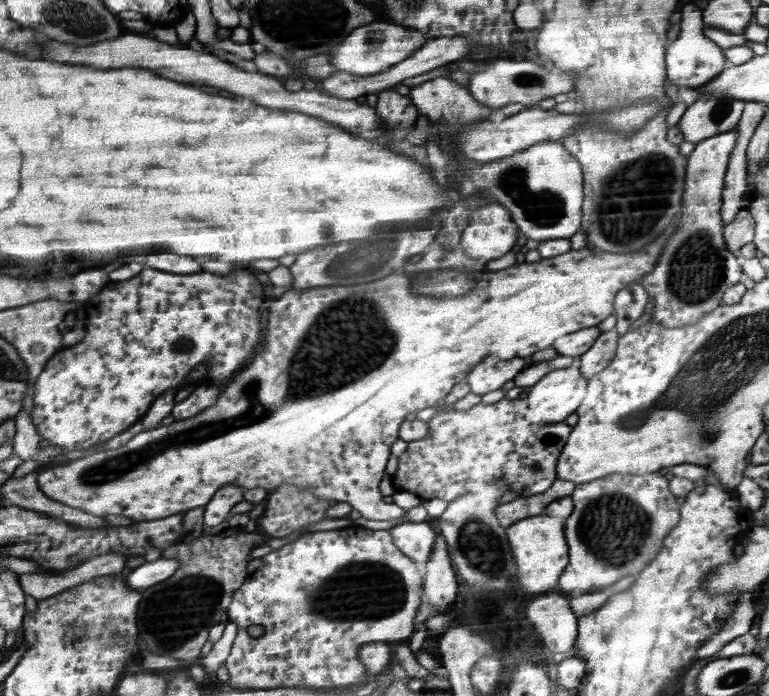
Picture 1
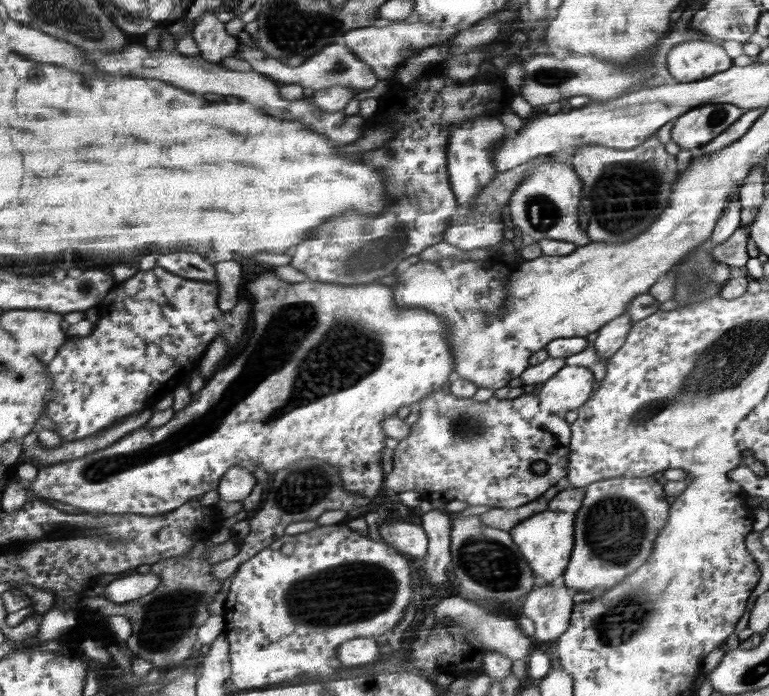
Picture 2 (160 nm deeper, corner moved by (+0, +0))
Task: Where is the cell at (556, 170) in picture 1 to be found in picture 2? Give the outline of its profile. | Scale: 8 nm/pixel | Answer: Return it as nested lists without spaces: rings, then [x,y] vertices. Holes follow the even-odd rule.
[[[556,153],[546,154],[547,162],[535,166],[519,183],[508,200],[511,219],[524,234],[538,242],[543,239],[574,243],[577,247],[591,244],[586,231],[580,229],[578,206],[581,206],[582,181],[571,163],[557,160]]]

